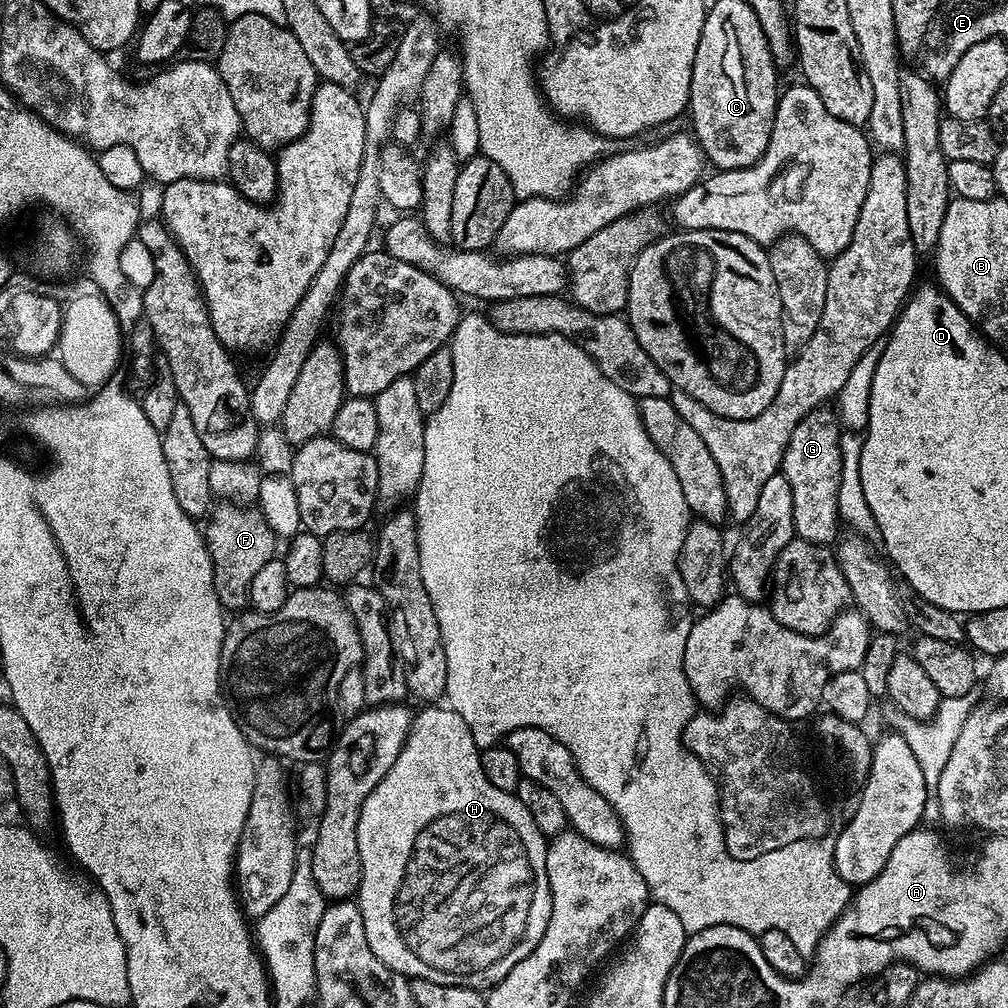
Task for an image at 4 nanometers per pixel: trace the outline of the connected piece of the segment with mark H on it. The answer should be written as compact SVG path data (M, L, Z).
M424 706L421 712L415 713L412 728L408 731L404 745L398 758L394 758L394 766L372 790L360 807L356 822L358 836L358 854L360 855L360 891L358 903L362 914L362 926L366 930L366 942L370 950L392 972L399 972L401 977L412 980L429 980L446 986L466 986L477 990L491 989L526 954L530 954L538 946L546 926L550 922L552 895L546 878L546 854L548 840L534 826L534 818L530 818L530 810L522 806L517 796L506 790L498 790L486 782L486 774L482 774L480 761L481 749L476 747L474 738L462 722L457 712L447 706Z

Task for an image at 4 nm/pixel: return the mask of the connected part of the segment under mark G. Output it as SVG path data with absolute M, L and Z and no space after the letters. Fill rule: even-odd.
M821 406L816 411L806 414L806 418L802 418L802 422L798 422L798 426L794 426L794 434L790 434L790 442L786 446L784 457L780 459L780 472L786 478L792 495L792 531L799 539L808 544L828 546L837 539L836 520L841 519L838 510L838 482L841 474L841 431L835 411Z

